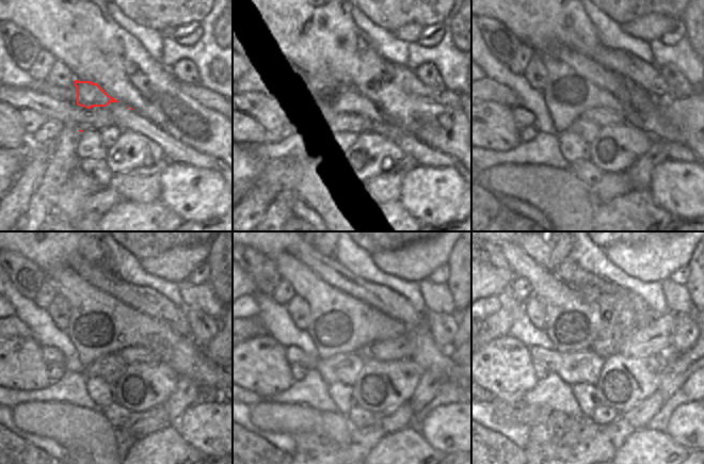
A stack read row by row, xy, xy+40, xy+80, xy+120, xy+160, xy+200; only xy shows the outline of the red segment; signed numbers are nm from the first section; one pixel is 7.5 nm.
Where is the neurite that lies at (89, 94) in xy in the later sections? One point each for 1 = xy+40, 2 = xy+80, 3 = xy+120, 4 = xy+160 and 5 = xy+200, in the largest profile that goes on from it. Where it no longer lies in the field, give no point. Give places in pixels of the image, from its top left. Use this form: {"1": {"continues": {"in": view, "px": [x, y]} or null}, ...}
{"1": {"continues": {"in": "xy+40", "px": [324, 94]}}, "2": {"continues": {"in": "xy+80", "px": [576, 83]}}, "3": {"continues": {"in": "xy+120", "px": [99, 324]}}, "4": {"continues": {"in": "xy+160", "px": [339, 323]}}, "5": {"continues": {"in": "xy+200", "px": [573, 323]}}}

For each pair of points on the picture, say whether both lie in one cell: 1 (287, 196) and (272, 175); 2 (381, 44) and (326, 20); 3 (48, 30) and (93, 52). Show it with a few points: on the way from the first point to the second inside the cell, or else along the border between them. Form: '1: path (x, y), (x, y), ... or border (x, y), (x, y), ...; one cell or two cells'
1: path (287, 190), (287, 186), (278, 177); one cell
2: border (354, 21), (372, 42), (374, 49), (385, 61); two cells
3: path (59, 30), (70, 30), (82, 42); one cell

